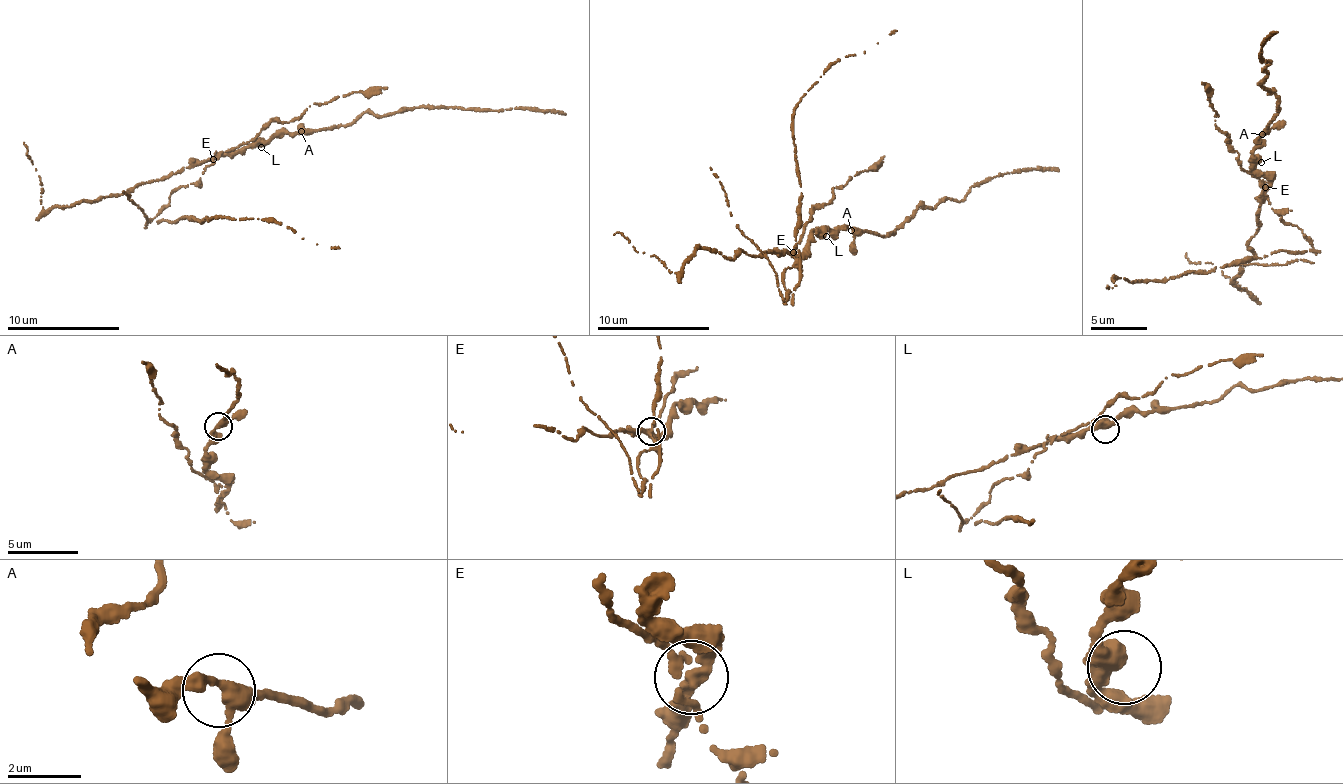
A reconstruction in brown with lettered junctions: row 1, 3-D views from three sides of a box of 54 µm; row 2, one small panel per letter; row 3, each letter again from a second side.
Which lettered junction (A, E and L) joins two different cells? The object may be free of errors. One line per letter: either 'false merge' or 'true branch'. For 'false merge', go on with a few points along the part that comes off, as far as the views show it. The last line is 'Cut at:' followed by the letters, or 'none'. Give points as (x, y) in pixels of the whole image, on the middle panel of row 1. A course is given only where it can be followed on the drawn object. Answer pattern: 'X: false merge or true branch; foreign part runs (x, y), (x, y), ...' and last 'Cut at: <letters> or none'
A: true branch
E: false merge; foreign part runs (793, 251), (784, 273), (788, 299), (799, 285), (800, 257), (794, 109), (833, 64), (897, 31)
L: true branch
Cut at: E

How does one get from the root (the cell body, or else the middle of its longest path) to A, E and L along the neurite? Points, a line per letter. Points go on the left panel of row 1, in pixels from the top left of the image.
A: (197, 181), (213, 157), (242, 151), (250, 144), (264, 146), (276, 135), (301, 131)
E: (197, 181), (212, 159)
L: (197, 181), (213, 157), (242, 151), (250, 144), (261, 147)

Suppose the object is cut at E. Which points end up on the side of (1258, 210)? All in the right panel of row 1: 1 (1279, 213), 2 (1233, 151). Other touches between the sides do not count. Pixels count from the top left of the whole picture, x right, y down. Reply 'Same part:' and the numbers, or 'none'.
Same part: none

